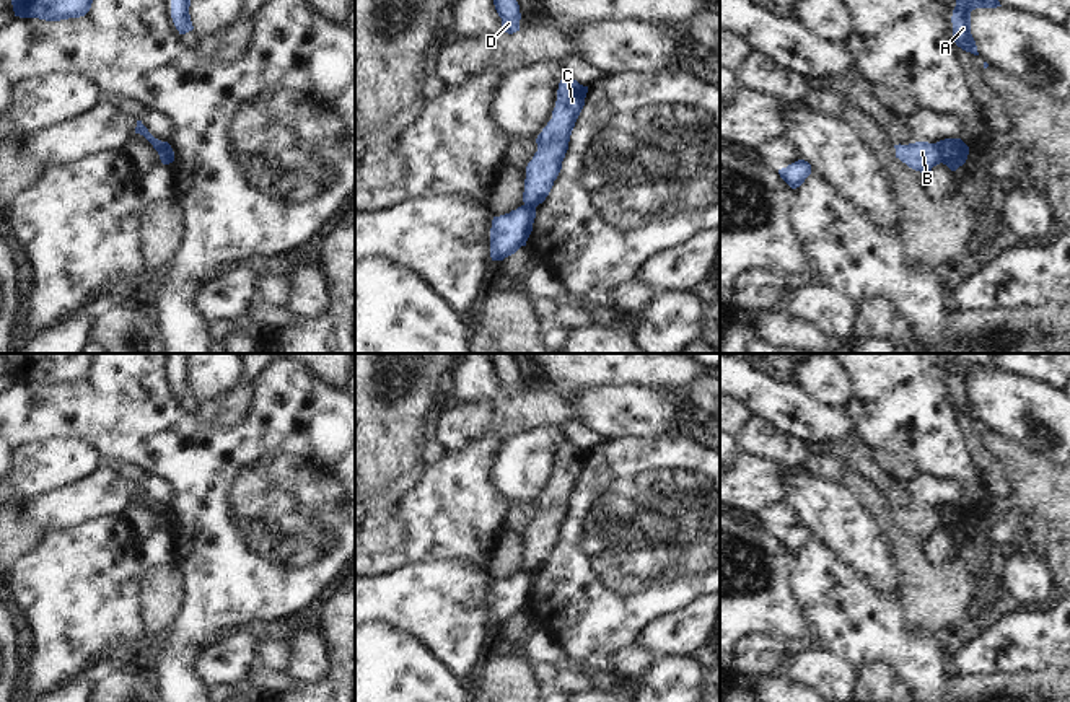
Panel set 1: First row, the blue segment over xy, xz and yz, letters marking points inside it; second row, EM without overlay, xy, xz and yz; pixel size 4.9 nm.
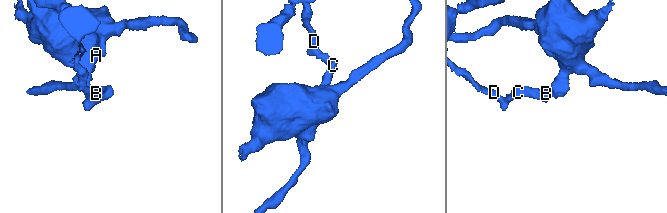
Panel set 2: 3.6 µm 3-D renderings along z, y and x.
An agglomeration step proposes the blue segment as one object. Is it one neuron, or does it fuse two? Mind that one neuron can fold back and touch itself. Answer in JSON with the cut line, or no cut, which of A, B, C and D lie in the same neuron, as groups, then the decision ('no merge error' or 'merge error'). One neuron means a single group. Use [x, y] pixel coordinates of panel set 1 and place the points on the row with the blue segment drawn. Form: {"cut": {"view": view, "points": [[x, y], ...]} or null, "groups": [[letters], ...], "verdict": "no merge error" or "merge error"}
{"cut": {"view": "yz", "points": [[935, 144], [942, 162]]}, "groups": [["A"], ["B", "C", "D"]], "verdict": "merge error"}

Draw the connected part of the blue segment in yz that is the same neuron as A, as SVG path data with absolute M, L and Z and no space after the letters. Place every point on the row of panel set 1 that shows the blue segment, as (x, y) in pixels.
M956 0L953 10L953 39L958 47L974 55L979 55L976 41L971 34L971 11L976 8L1002 7L998 0Z

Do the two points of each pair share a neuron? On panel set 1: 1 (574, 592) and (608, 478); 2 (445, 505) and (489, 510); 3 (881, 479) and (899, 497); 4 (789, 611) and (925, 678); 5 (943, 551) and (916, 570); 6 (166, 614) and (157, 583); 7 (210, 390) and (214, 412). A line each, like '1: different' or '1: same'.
1: same
2: same
3: same
4: different
5: different
6: same
7: different

